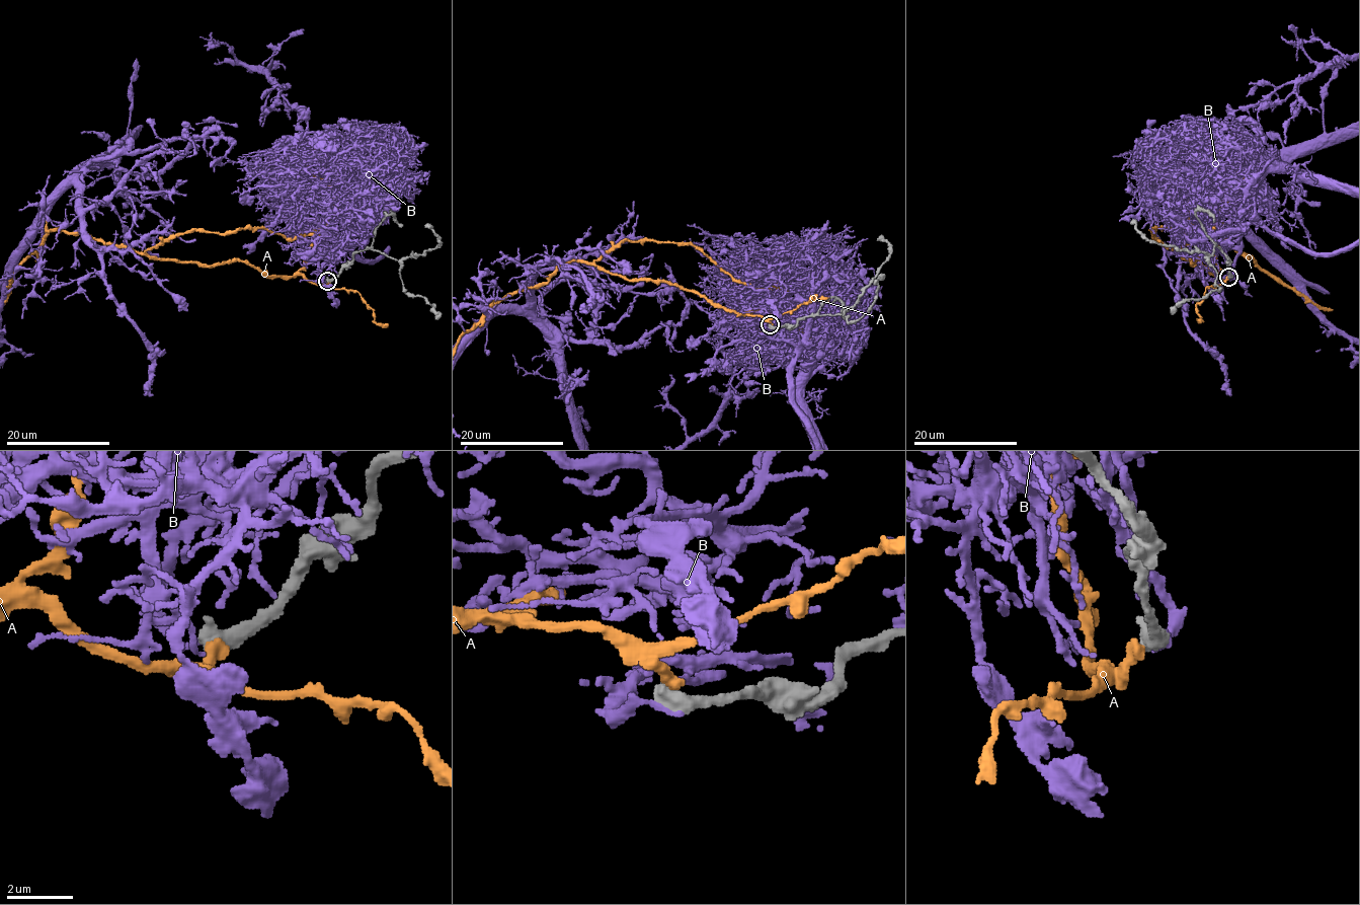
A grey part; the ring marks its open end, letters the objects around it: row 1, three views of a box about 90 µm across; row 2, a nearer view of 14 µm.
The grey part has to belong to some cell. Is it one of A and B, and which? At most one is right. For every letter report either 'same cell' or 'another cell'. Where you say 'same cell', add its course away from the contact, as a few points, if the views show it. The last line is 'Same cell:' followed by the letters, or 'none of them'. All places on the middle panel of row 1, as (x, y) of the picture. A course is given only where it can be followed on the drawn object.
A: same cell
B: another cell
Same cell: A

